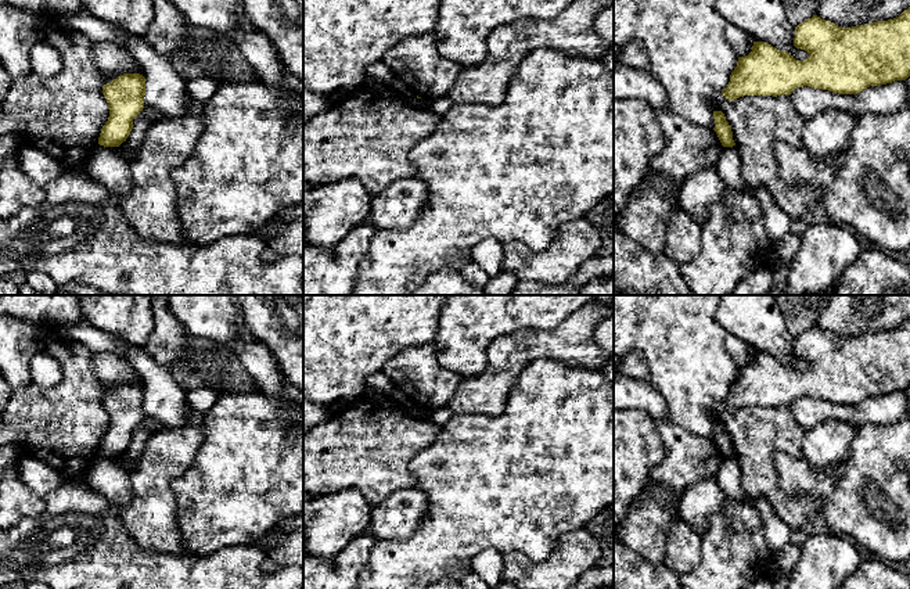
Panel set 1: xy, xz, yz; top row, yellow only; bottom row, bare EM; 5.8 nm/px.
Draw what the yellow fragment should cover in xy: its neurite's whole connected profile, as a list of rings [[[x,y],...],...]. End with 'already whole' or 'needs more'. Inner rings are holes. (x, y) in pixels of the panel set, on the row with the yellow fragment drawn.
[[[123,73],[102,86],[109,116],[101,129],[98,144],[119,147],[133,129],[133,119],[144,108],[145,78],[140,73]]] | already whole

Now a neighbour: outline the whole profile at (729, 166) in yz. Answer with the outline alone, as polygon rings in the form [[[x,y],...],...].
[[[735,146],[723,148],[716,169],[726,188],[749,190],[741,175],[741,161]]]

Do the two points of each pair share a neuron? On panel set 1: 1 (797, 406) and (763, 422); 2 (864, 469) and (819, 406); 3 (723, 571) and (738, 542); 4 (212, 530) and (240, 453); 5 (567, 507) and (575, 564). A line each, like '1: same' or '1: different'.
1: different
2: different
3: same
4: same
5: different

